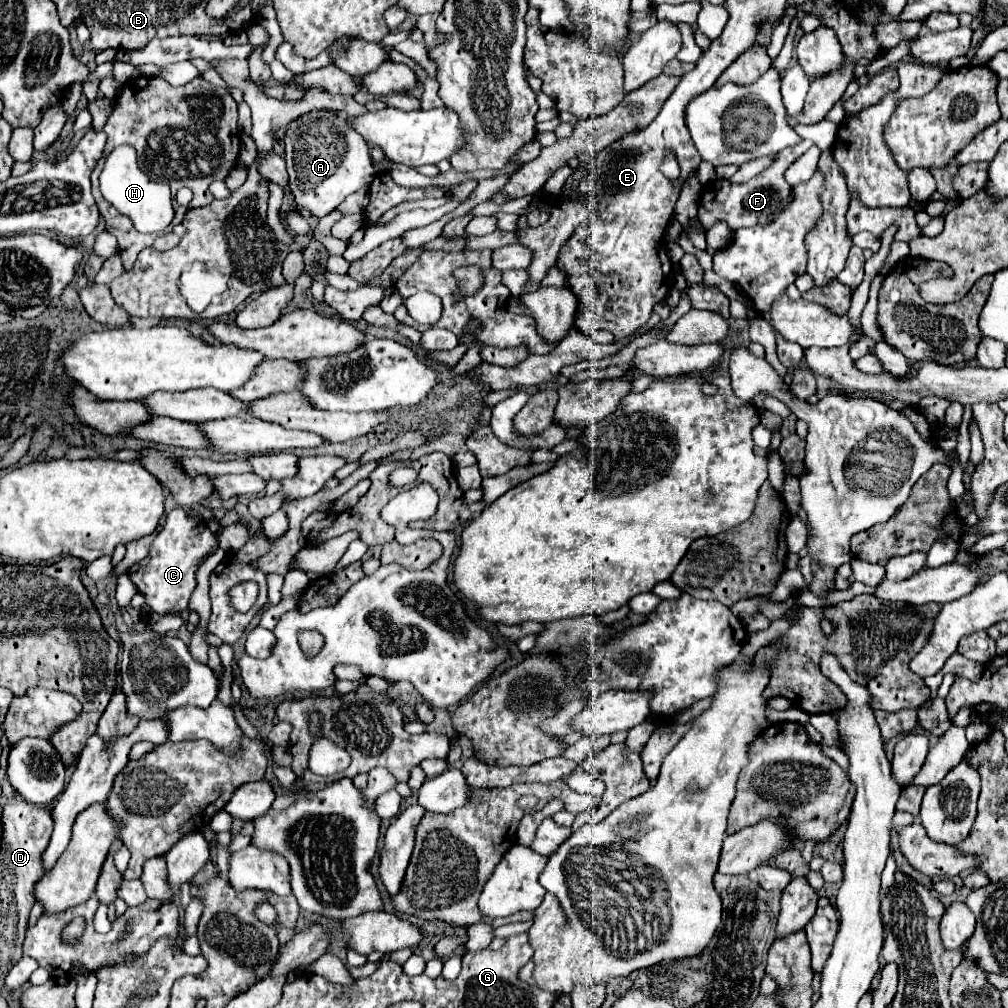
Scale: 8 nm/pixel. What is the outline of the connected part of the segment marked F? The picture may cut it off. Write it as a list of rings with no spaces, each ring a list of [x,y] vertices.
[[[802,141],[796,147],[788,147],[784,151],[778,153],[776,161],[762,171],[760,175],[752,177],[746,183],[730,183],[726,179],[720,181],[720,187],[714,191],[706,191],[702,193],[700,205],[698,205],[698,217],[704,223],[704,227],[712,227],[712,223],[716,221],[726,221],[734,231],[740,227],[754,227],[754,225],[766,225],[770,221],[774,221],[774,217],[788,207],[790,199],[792,199],[792,185],[784,179],[784,171],[800,157],[804,155],[814,143],[812,141]]]

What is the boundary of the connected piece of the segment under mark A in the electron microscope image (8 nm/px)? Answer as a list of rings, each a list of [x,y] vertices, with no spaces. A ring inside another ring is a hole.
[[[312,111],[288,123],[284,143],[286,143],[286,167],[290,175],[290,185],[288,185],[290,193],[294,195],[296,207],[300,211],[308,211],[308,215],[312,215],[314,219],[330,215],[350,193],[368,187],[376,175],[368,155],[366,141],[356,131],[350,131],[350,127],[346,127],[344,115],[336,115],[334,111]]]

